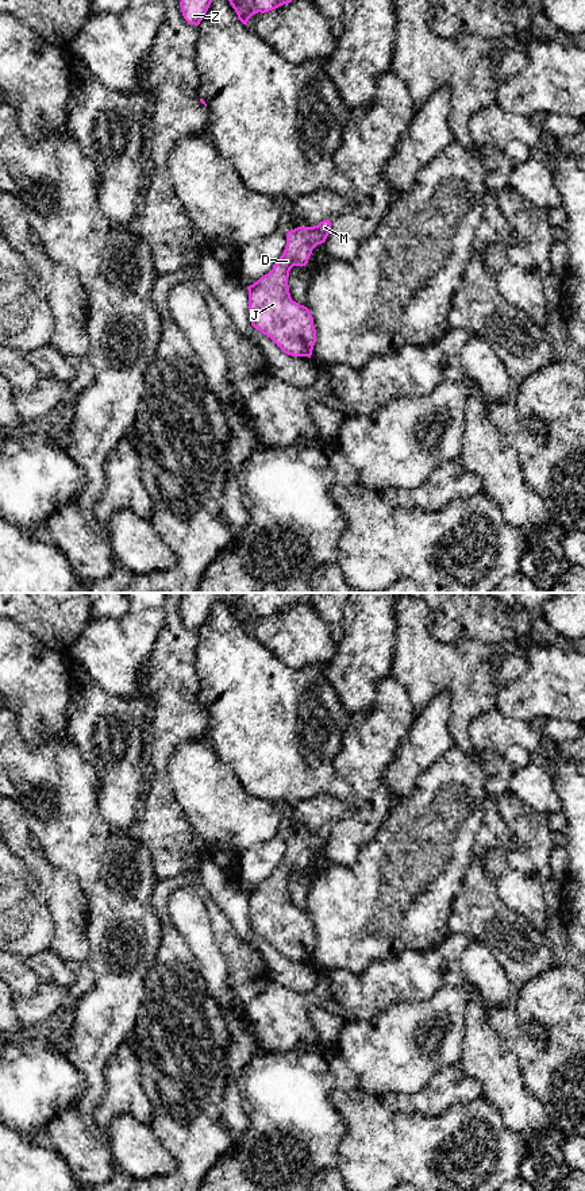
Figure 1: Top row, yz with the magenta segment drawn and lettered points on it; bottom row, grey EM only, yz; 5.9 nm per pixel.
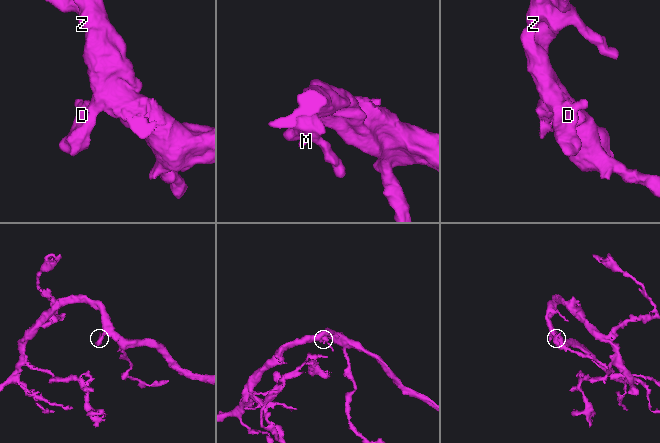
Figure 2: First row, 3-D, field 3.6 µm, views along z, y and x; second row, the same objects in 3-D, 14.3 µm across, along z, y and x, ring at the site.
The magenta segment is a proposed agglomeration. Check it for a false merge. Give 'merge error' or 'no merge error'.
no merge error

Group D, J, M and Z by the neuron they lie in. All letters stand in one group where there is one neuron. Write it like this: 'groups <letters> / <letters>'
groups D J M Z

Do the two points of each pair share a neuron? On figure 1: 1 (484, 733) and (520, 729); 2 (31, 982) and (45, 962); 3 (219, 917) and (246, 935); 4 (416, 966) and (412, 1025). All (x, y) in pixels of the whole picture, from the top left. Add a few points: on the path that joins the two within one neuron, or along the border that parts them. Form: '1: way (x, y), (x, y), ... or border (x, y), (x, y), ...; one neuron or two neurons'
1: way (493, 732), (511, 731); one neuron
2: border (26, 962), (42, 981); two neurons
3: border (215, 901), (234, 931), (253, 947); two neurons
4: border (442, 987), (426, 999), (397, 1002), (384, 1012); two neurons

